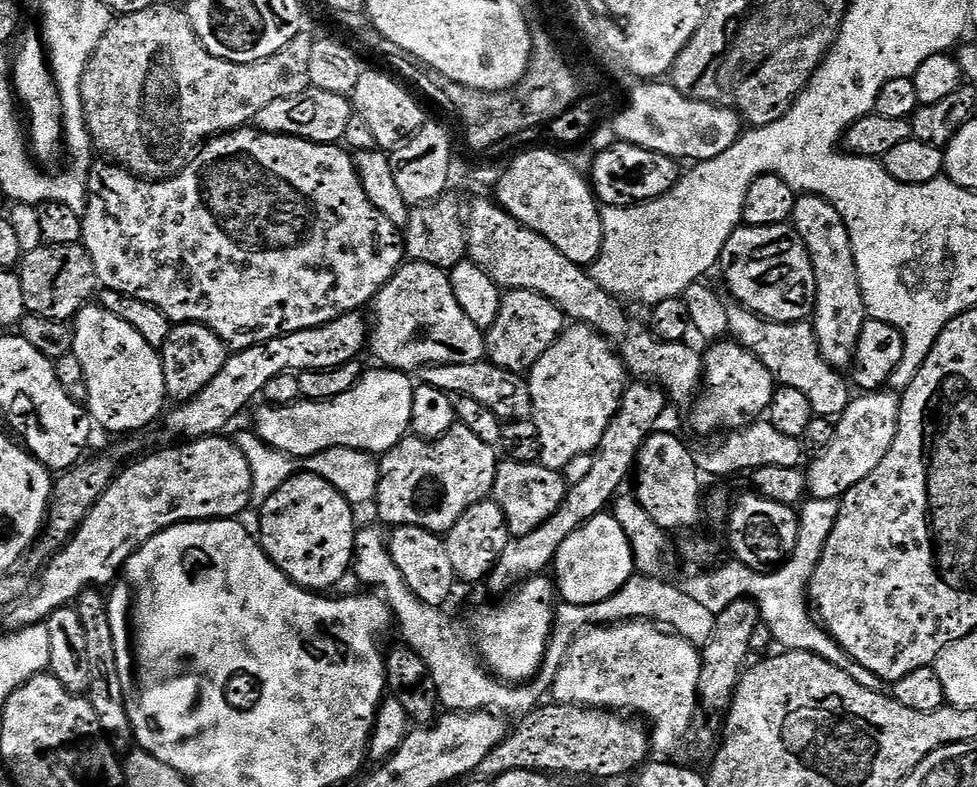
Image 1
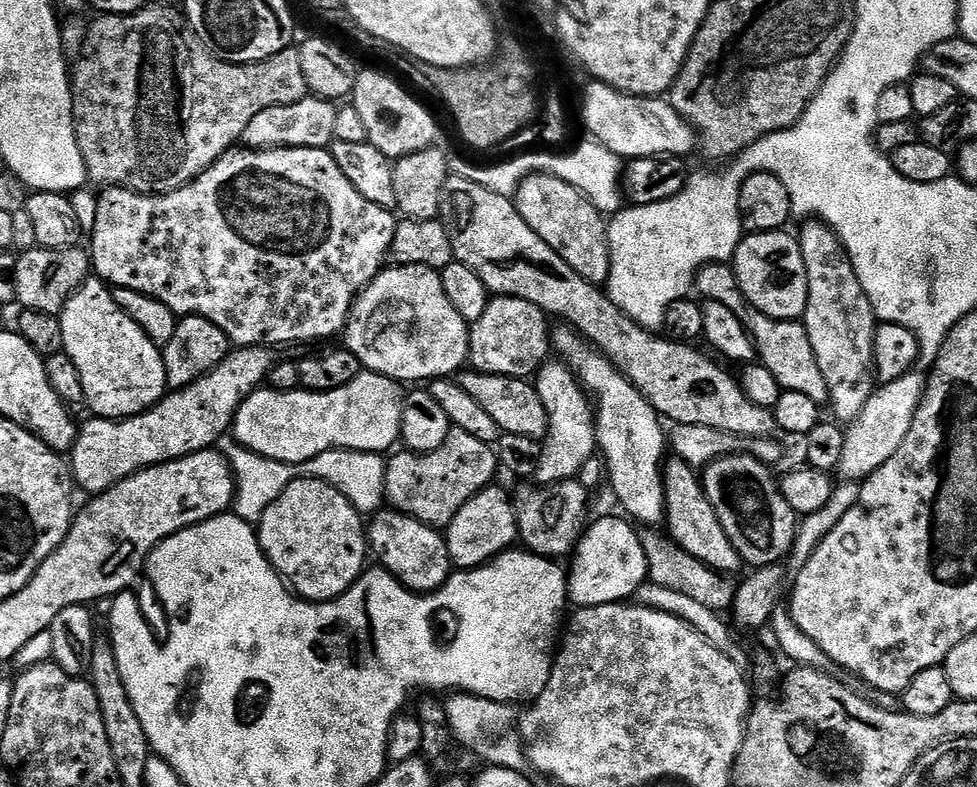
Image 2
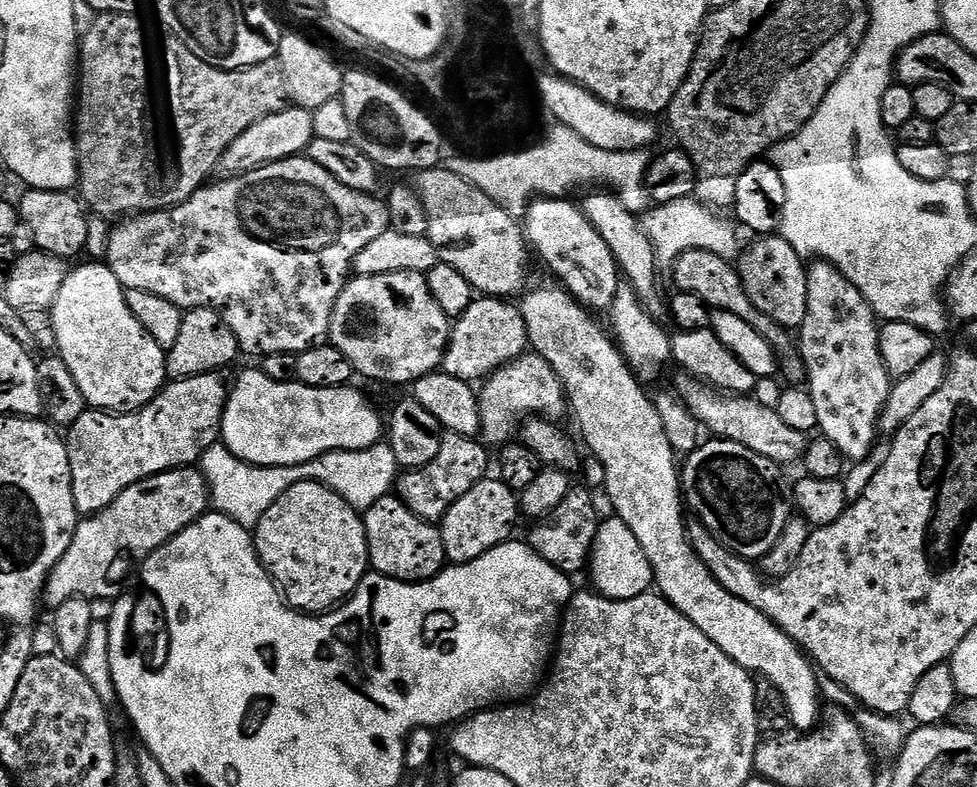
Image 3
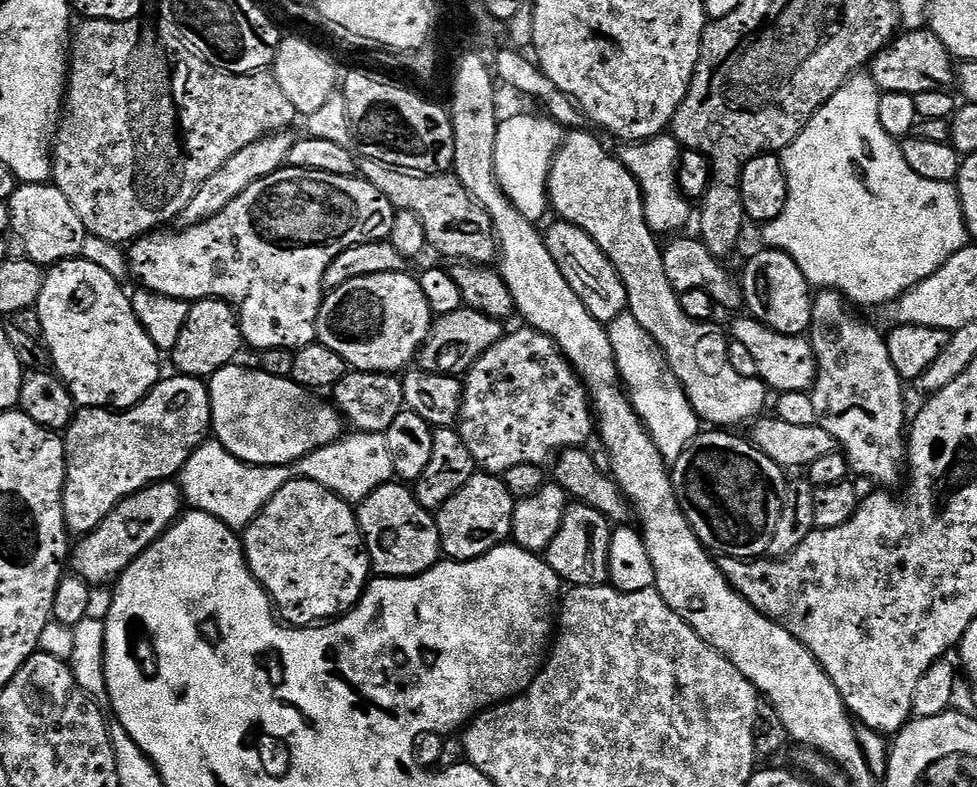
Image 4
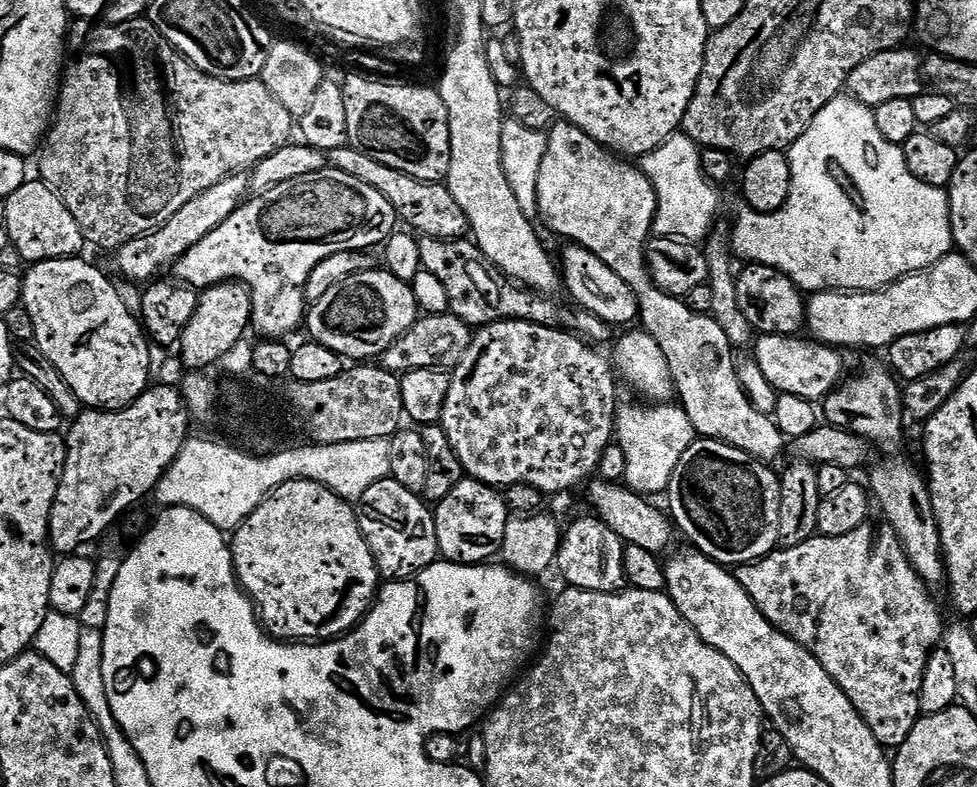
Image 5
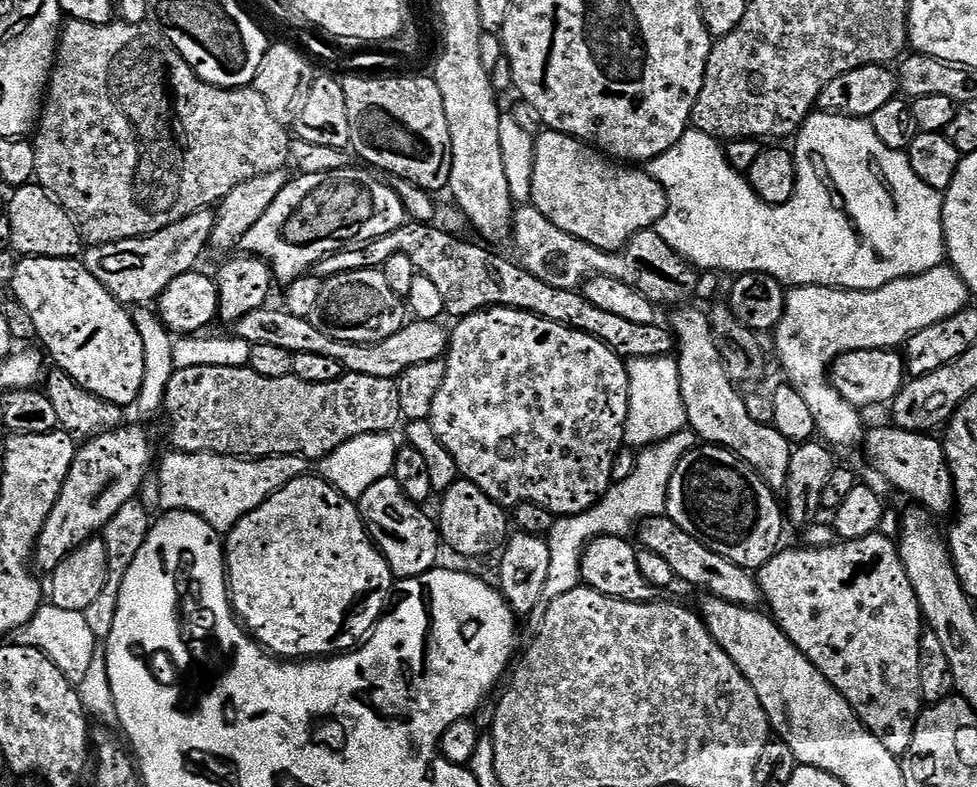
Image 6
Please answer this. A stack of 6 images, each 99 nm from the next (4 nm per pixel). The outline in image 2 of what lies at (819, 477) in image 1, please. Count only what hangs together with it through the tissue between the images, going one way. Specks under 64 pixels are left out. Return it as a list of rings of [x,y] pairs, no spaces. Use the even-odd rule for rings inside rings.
[[[920,370],[907,372],[902,378],[894,378],[894,382],[880,384],[871,398],[862,406],[862,414],[855,422],[847,425],[844,433],[839,474],[844,480],[863,482],[878,471],[883,464],[894,458],[898,446],[906,442],[906,434],[910,434],[910,426],[914,422],[914,414],[924,397],[926,387],[925,373]]]

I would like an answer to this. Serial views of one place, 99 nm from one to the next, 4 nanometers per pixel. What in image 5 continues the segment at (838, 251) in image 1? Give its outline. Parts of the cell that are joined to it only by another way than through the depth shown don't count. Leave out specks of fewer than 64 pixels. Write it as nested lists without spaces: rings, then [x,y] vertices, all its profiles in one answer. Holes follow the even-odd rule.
[[[887,367],[884,368],[868,368],[864,376],[845,379],[829,396],[824,397],[823,419],[836,428],[853,432],[872,446],[898,443],[906,421],[904,397],[897,377]],[[884,460],[881,464],[874,464],[871,465],[872,477],[866,480],[866,484],[879,511],[880,508],[884,511],[883,519],[894,530],[900,545],[908,555],[908,560],[925,584],[943,585],[946,580],[944,546],[932,501],[932,491],[928,489],[925,473],[916,472],[915,466],[908,460]]]

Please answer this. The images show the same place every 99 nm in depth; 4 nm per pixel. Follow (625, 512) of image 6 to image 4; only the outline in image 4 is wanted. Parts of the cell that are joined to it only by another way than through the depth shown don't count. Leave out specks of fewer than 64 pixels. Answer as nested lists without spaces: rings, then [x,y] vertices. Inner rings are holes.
[[[625,310],[606,327],[610,334],[610,346],[614,346],[620,382],[624,385],[628,397],[632,399],[634,410],[646,426],[654,446],[658,446],[665,462],[682,458],[684,451],[696,441],[702,431],[702,421],[690,406],[686,390],[682,390],[678,378],[670,370],[654,338],[650,338],[650,334],[646,334],[646,330],[638,326],[638,318],[634,318],[631,312]]]

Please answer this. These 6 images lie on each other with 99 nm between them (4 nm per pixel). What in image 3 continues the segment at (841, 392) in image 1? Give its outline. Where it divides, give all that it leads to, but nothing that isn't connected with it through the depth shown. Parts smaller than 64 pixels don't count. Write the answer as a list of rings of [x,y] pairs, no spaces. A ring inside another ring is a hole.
[[[690,250],[679,257],[674,265],[676,271],[676,284],[680,292],[692,292],[698,298],[705,301],[709,308],[718,312],[733,312],[742,318],[742,322],[750,322],[766,342],[770,342],[773,352],[778,357],[778,368],[783,379],[789,385],[800,386],[805,383],[806,371],[804,369],[804,359],[800,356],[800,350],[793,333],[784,325],[774,322],[750,298],[744,289],[744,283],[740,277],[737,265],[726,258],[718,258],[718,254],[710,254],[710,250]]]

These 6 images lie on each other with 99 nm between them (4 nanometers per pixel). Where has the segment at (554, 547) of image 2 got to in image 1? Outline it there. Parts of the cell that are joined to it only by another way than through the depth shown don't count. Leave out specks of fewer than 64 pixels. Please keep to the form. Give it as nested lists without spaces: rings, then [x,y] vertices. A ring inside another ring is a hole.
[[[504,458],[496,465],[496,477],[491,499],[502,510],[513,537],[525,536],[538,530],[562,506],[570,485],[561,473],[550,470],[542,463],[527,464]]]

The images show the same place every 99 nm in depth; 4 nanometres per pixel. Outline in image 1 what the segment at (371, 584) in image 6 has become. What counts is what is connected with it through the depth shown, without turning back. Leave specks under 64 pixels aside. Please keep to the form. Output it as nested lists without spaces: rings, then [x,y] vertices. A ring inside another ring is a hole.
[[[298,472],[291,480],[282,482],[264,504],[259,505],[260,532],[258,539],[260,547],[268,553],[268,557],[278,565],[281,570],[292,578],[293,584],[309,590],[320,590],[323,584],[336,584],[340,576],[349,575],[350,561],[356,554],[356,533],[358,523],[356,516],[350,510],[348,499],[340,495],[340,491],[333,488],[321,476],[309,472]]]

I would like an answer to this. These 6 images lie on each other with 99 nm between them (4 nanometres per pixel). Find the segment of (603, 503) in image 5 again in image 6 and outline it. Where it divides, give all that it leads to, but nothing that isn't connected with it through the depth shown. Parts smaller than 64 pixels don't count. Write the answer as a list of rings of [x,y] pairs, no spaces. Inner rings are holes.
[[[667,514],[643,521],[638,528],[639,534],[639,547],[650,550],[650,554],[659,554],[670,565],[670,570],[674,570],[677,581],[685,580],[696,588],[705,588],[708,596],[716,596],[743,608],[756,608],[761,603],[760,585],[749,569],[740,568],[734,562],[714,554],[714,550],[702,546],[698,538],[686,534],[686,530],[682,530],[682,526],[678,526],[678,522],[671,520]]]

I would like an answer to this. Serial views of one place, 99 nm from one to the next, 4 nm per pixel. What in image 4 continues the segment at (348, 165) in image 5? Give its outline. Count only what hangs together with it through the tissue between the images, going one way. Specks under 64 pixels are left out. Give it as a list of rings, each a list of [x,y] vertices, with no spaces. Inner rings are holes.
[[[367,158],[358,164],[362,178],[392,203],[397,212],[418,214],[426,230],[428,248],[449,256],[452,262],[491,265],[498,256],[496,231],[490,214],[462,186],[454,174],[428,176],[425,172],[407,172],[405,168],[395,168],[386,162]]]

